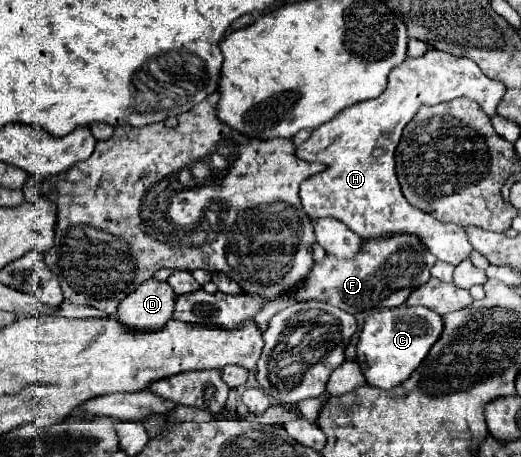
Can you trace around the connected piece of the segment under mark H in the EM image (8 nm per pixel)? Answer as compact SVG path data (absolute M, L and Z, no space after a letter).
M429 48L419 58L403 60L403 64L391 72L389 84L379 98L353 104L339 112L335 120L323 124L323 128L315 128L311 138L297 148L299 158L327 164L325 172L315 174L301 184L299 196L309 218L337 218L361 238L379 238L397 232L415 234L439 260L449 264L459 264L469 258L473 248L463 228L443 224L405 200L395 176L393 156L403 128L421 106L435 106L461 96L475 100L489 116L493 116L503 96L503 84L489 80L469 58Z

